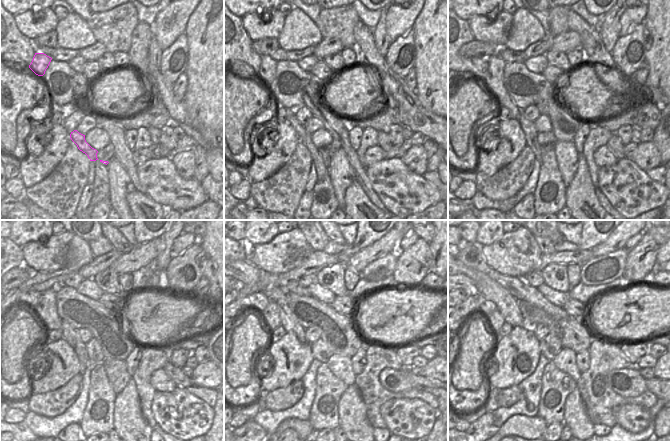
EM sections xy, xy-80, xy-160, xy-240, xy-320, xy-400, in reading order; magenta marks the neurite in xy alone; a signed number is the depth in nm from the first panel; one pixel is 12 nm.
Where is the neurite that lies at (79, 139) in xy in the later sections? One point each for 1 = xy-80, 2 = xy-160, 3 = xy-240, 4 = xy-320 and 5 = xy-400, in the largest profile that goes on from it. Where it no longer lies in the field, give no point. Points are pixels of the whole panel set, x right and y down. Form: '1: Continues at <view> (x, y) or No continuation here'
1: Continues at xy-80 (299, 128)
2: Continues at xy-160 (493, 80)
3: Continues at xy-240 (46, 310)
4: Continues at xy-320 (270, 315)
5: Continues at xy-400 (495, 320).

